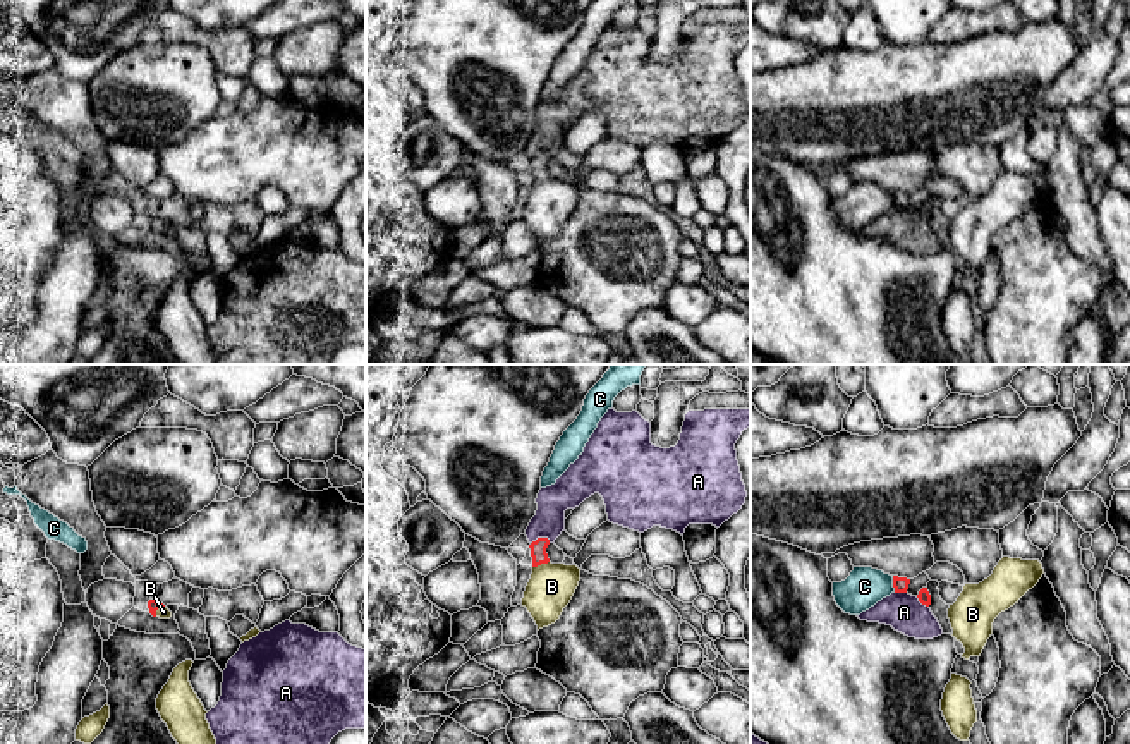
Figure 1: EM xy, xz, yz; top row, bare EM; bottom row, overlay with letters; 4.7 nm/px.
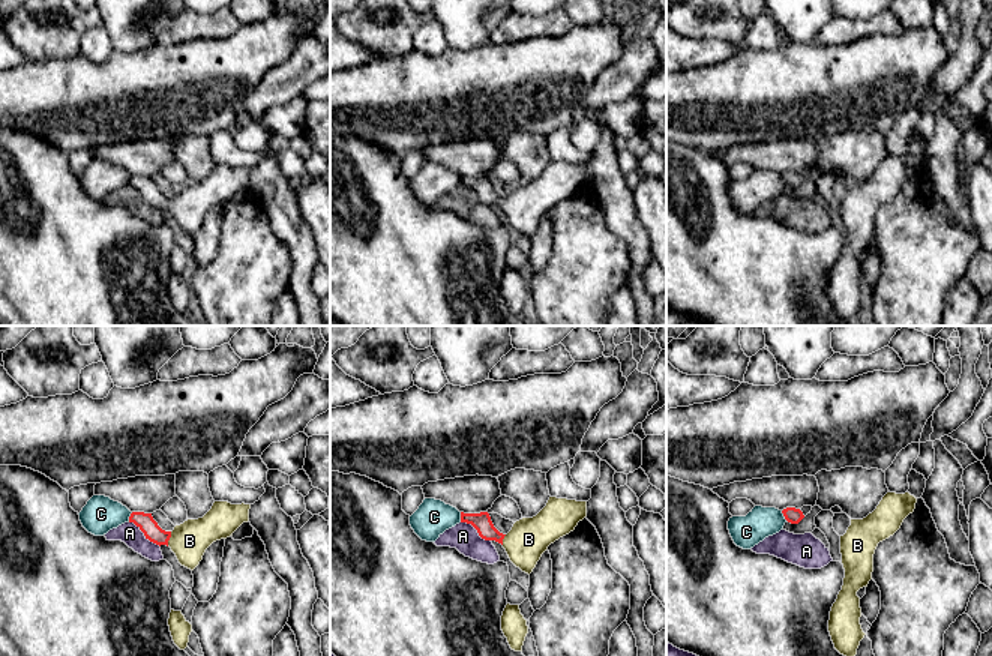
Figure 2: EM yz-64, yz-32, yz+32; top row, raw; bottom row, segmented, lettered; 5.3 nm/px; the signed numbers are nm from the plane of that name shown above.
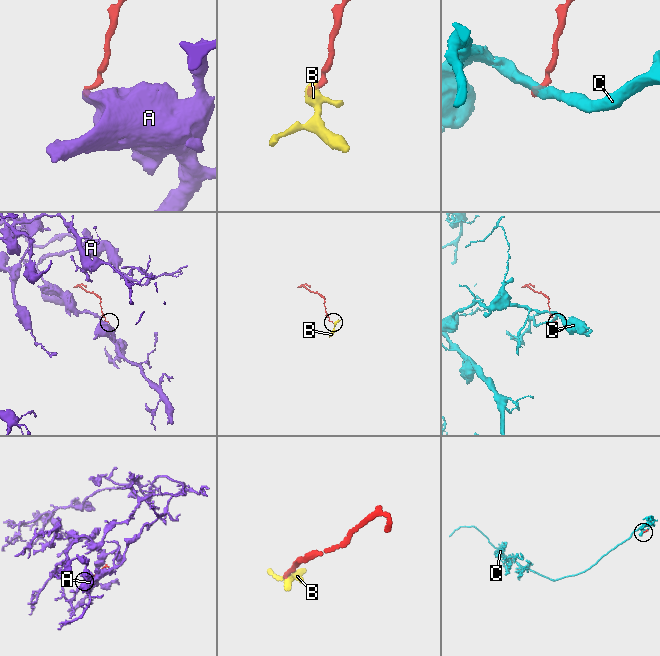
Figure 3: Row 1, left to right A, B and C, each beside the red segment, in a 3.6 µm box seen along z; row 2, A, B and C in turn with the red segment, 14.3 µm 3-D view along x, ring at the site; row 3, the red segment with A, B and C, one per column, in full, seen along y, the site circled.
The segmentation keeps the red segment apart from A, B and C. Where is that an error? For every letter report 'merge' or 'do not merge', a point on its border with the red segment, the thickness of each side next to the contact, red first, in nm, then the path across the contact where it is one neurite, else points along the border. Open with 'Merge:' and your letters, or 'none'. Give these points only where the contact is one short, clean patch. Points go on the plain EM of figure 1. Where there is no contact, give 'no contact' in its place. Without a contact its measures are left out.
Merge: B
A: do not merge; contact xz (540, 153); calibres 80 and 150 nm; border xz (550, 155), (538, 153), (531, 158)
B: merge; contact xz (540, 179); calibres 80 and 220 nm; way xz (538, 164), (540, 179), (552, 201)
C: do not merge; contact yz (893, 200); calibres 70 and 180 nm; border yz (892, 191), (895, 207)

